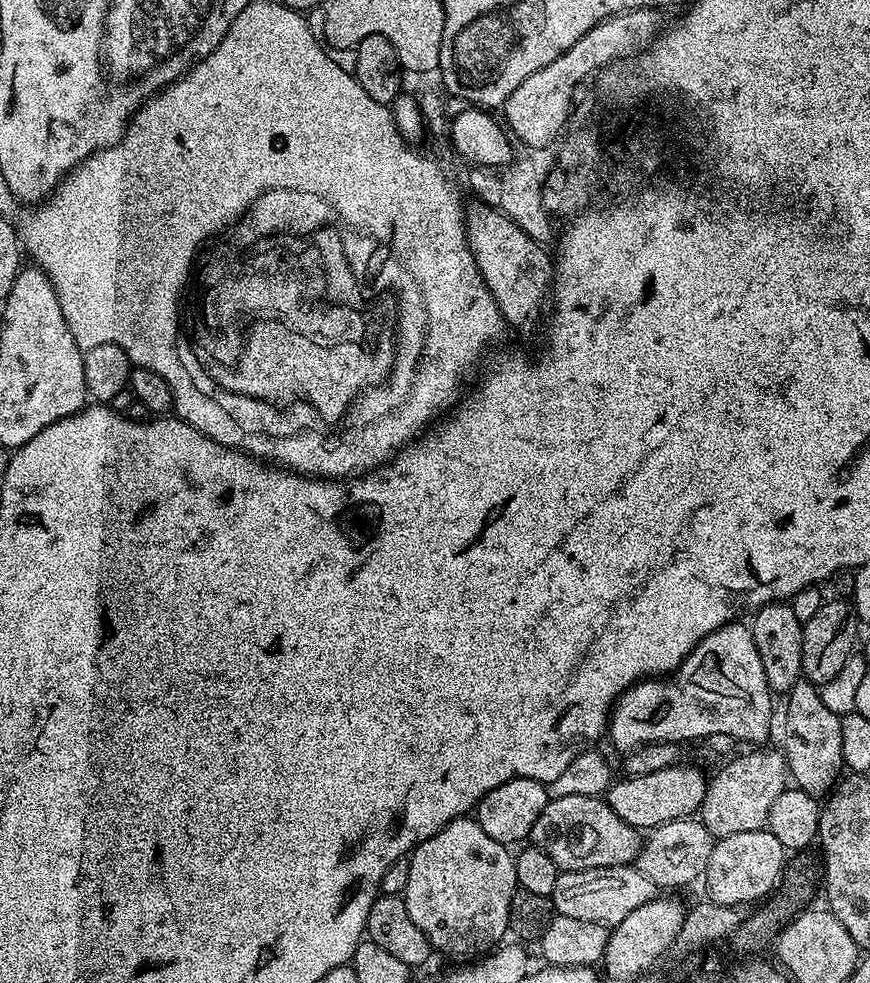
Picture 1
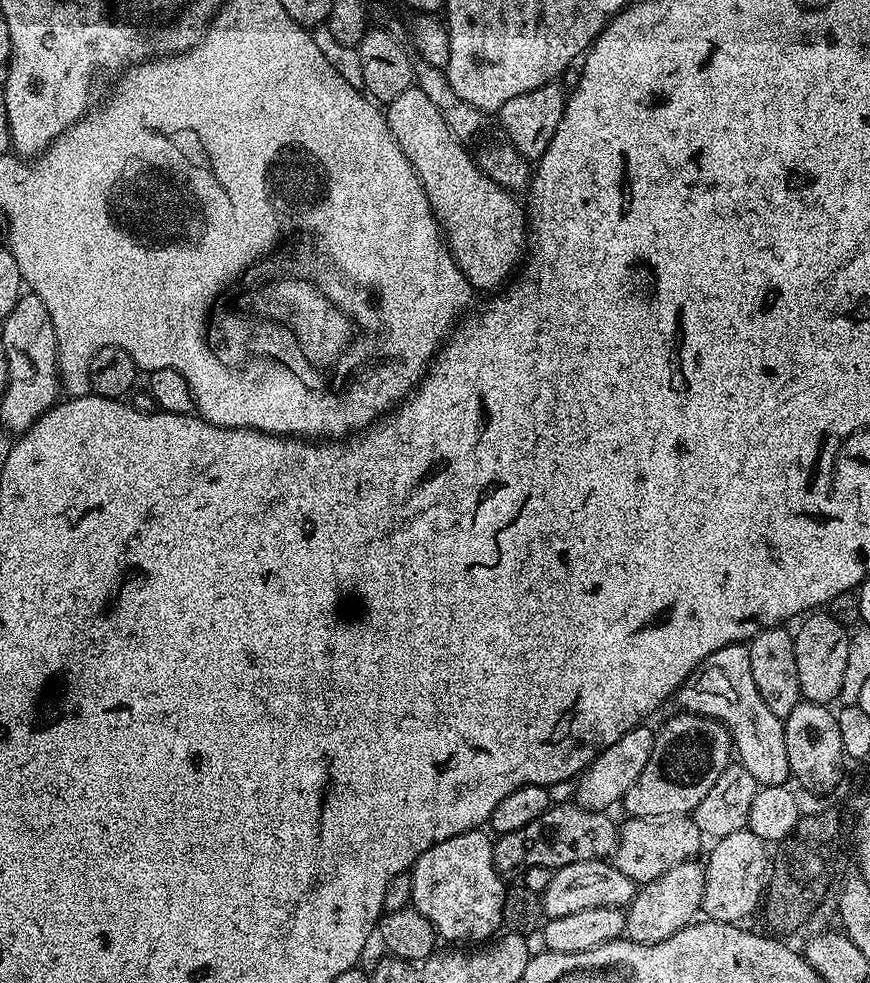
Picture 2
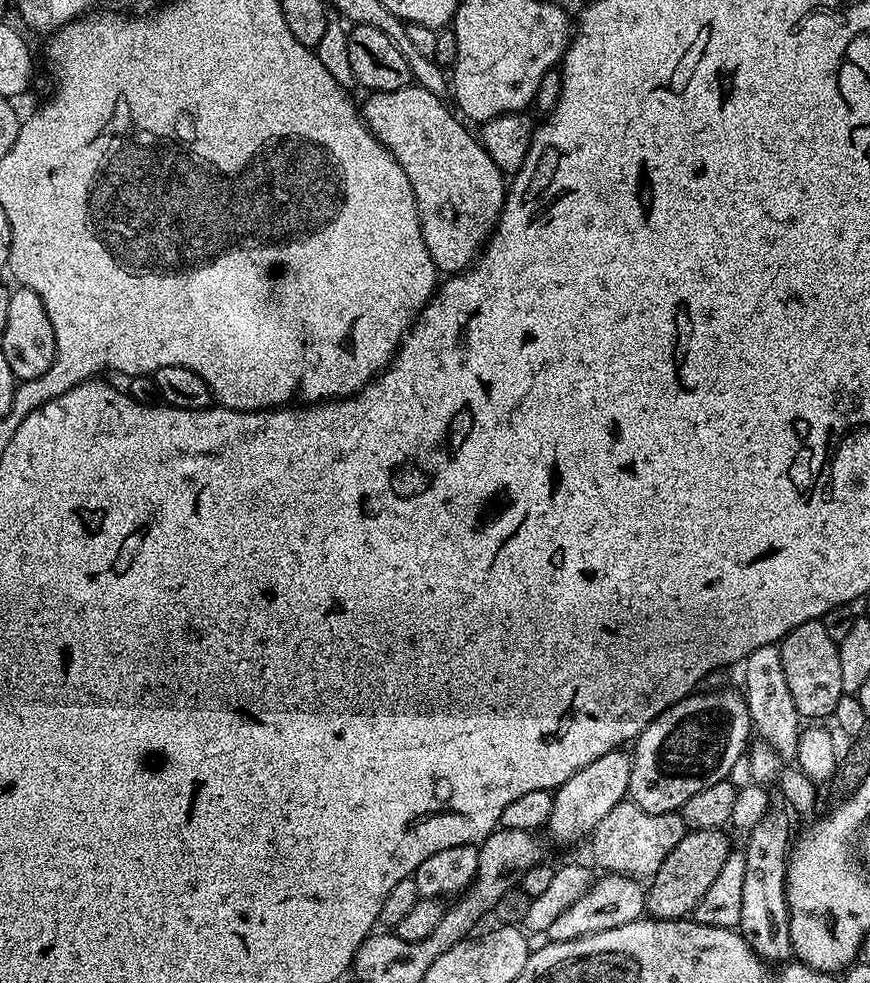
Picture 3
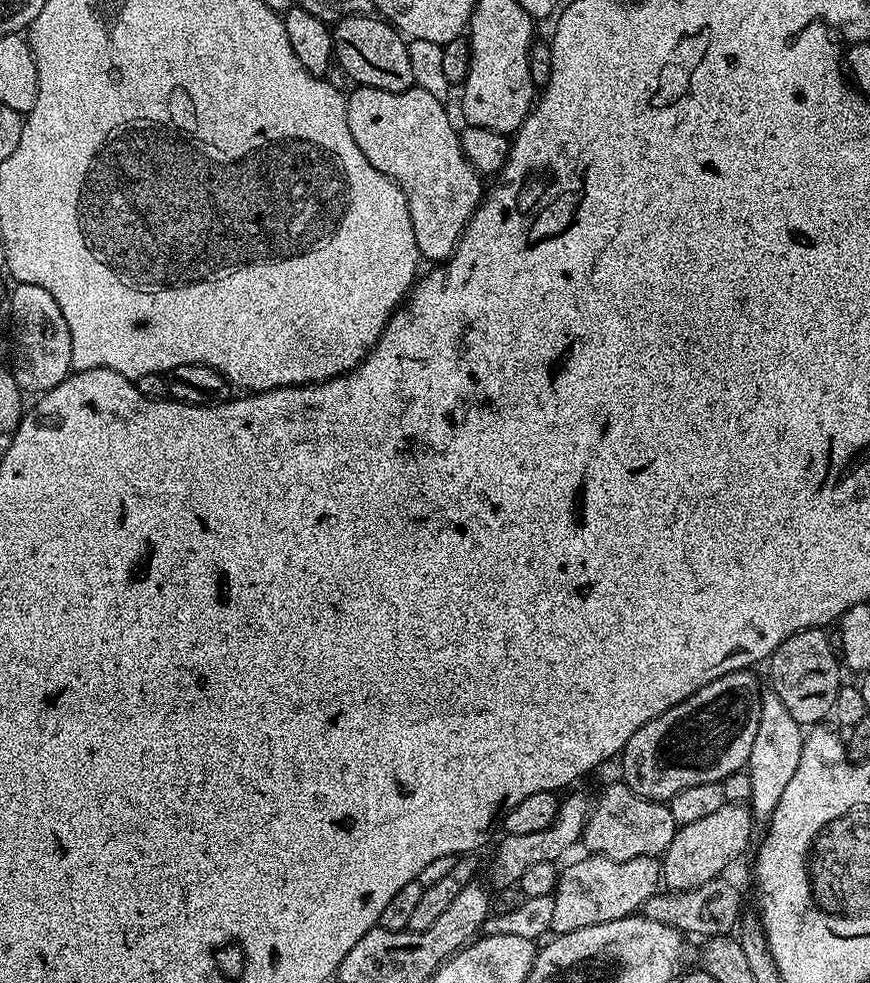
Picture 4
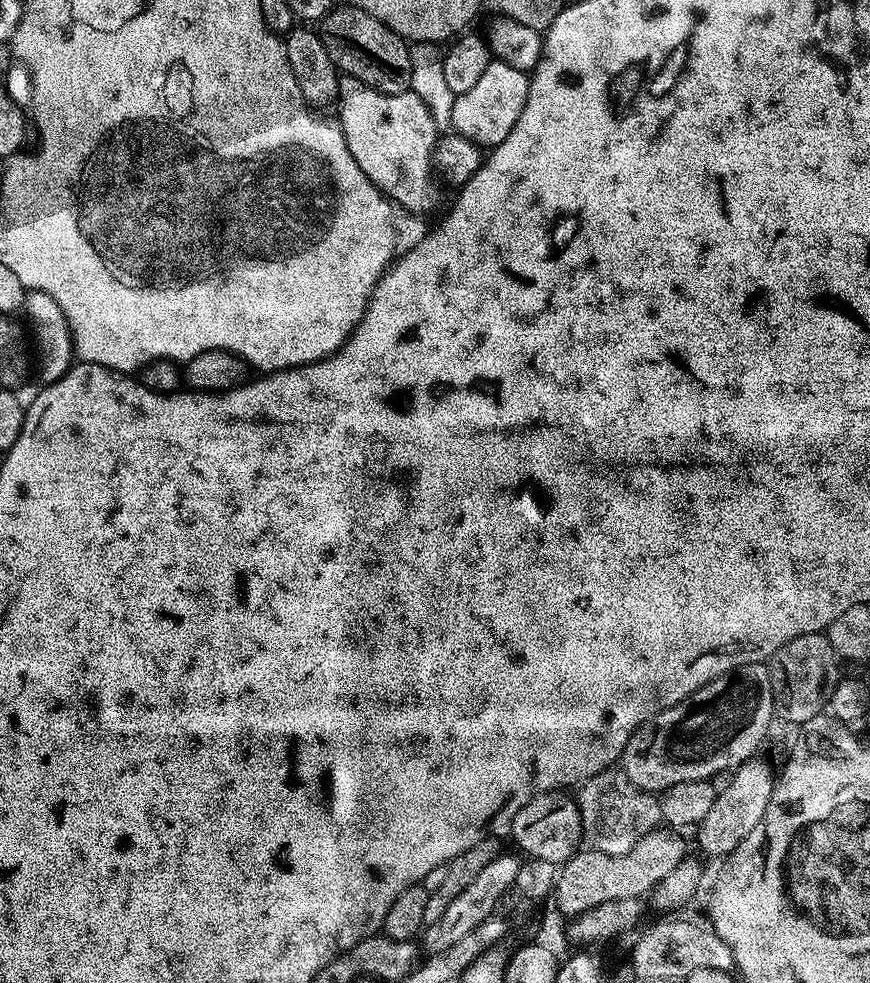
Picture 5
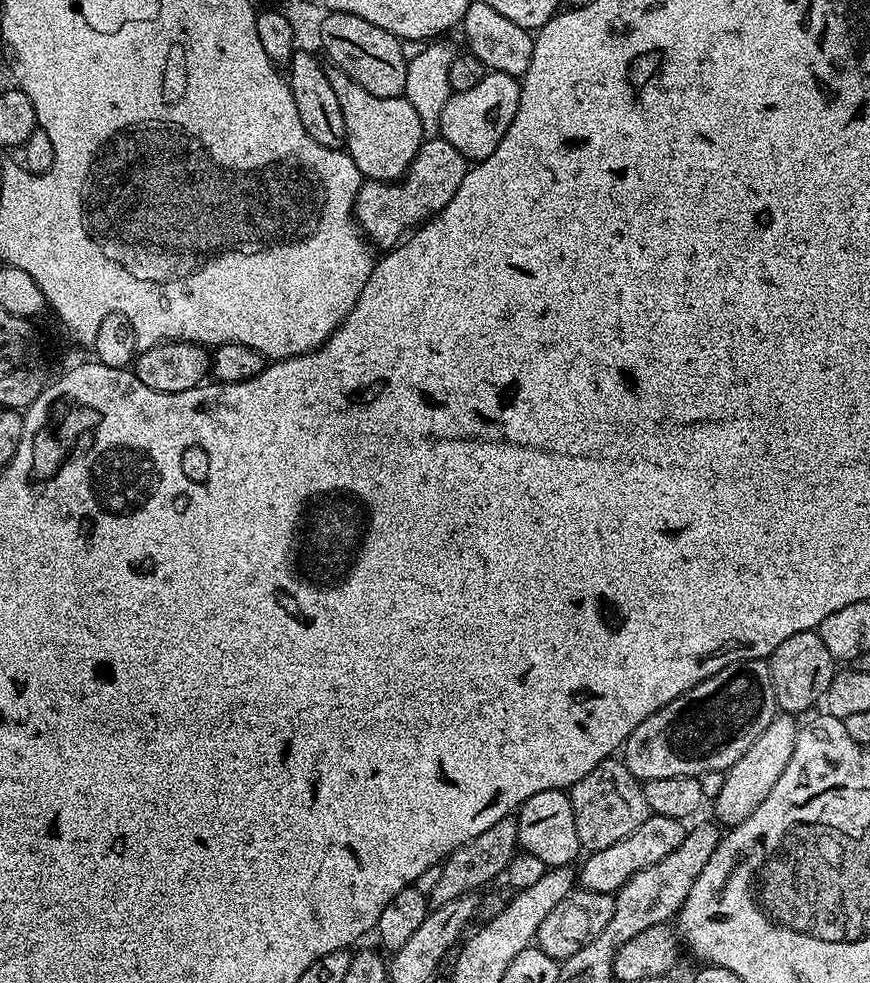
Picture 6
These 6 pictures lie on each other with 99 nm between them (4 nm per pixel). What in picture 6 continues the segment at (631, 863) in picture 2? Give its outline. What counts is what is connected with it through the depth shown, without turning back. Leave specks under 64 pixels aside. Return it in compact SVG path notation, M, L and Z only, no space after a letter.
M609 758L594 766L586 778L582 778L570 789L574 826L578 830L580 847L585 853L606 850L614 842L622 842L649 816L648 803L641 781L630 774L623 759Z

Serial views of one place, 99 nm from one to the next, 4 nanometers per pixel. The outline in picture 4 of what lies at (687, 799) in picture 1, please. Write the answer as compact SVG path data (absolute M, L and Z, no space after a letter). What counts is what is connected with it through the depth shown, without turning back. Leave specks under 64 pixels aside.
M755 671L731 672L698 690L690 698L678 702L658 718L646 722L642 730L626 742L618 757L620 768L624 771L623 783L634 794L648 800L667 802L674 794L690 786L702 786L706 782L719 784L730 774L741 771L750 758L750 749L754 746L754 734L758 734L758 714L762 710L762 687Z

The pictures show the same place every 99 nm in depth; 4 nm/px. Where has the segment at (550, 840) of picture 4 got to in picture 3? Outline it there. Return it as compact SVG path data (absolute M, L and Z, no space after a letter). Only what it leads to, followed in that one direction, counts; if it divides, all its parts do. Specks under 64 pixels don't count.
M617 750L610 754L602 754L602 758L590 762L590 766L582 766L574 778L566 778L562 787L552 792L552 809L546 825L549 832L560 844L576 844L580 839L591 837L592 831L625 800L630 786L630 766L632 757L627 751Z

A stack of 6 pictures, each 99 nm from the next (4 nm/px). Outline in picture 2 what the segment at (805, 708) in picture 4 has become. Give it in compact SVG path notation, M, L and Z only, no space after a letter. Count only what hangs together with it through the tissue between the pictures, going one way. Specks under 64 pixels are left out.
M816 610L805 615L799 621L800 629L795 629L792 641L794 642L794 662L798 662L798 686L800 695L805 701L810 703L831 705L839 701L842 690L842 677L846 670L846 650L848 649L849 629L844 629L832 616L827 616L827 611Z

